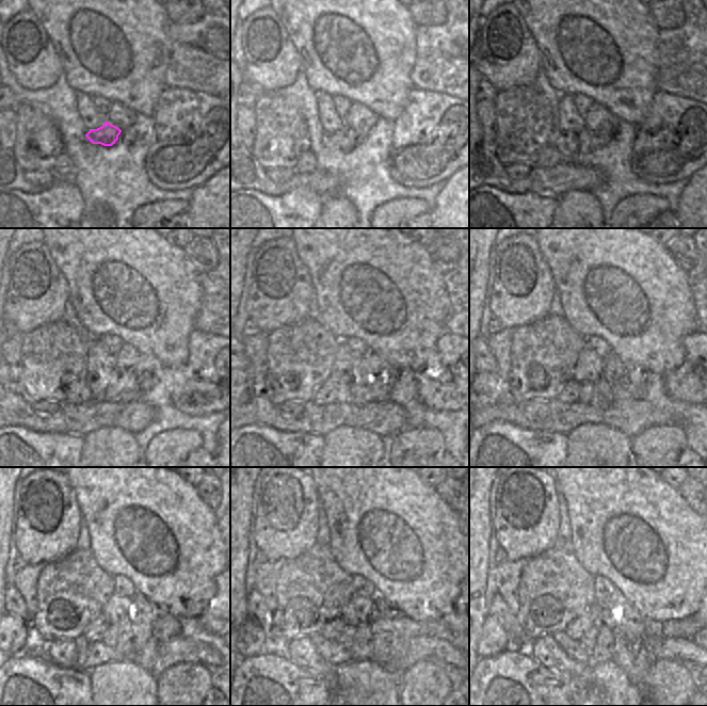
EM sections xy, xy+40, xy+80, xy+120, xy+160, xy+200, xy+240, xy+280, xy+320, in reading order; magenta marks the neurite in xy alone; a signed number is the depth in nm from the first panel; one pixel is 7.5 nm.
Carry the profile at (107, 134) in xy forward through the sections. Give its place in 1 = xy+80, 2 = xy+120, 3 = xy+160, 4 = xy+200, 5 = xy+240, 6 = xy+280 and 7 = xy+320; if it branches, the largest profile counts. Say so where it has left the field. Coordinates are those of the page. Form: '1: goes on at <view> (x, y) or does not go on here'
1: goes on at xy+80 (571, 144)
2: goes on at xy+120 (105, 384)
3: goes on at xy+160 (360, 391)
4: goes on at xy+200 (601, 398)
5: goes on at xy+240 (125, 635)
6: goes on at xy+280 (363, 647)
7: goes on at xy+320 (604, 648)

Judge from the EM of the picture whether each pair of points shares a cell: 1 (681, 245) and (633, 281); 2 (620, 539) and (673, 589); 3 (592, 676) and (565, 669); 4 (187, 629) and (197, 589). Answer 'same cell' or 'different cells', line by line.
1: different cells
2: same cell
3: different cells
4: different cells

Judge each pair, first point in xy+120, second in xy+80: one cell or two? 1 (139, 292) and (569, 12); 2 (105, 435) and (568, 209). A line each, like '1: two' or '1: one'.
1: one
2: one

